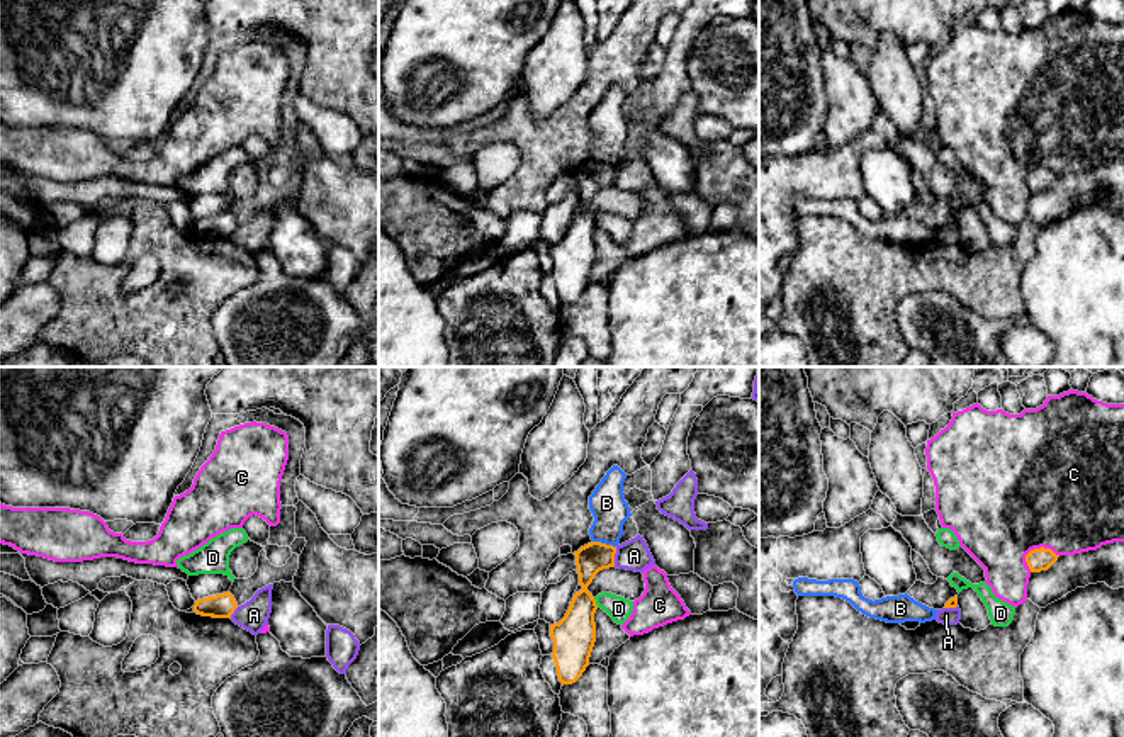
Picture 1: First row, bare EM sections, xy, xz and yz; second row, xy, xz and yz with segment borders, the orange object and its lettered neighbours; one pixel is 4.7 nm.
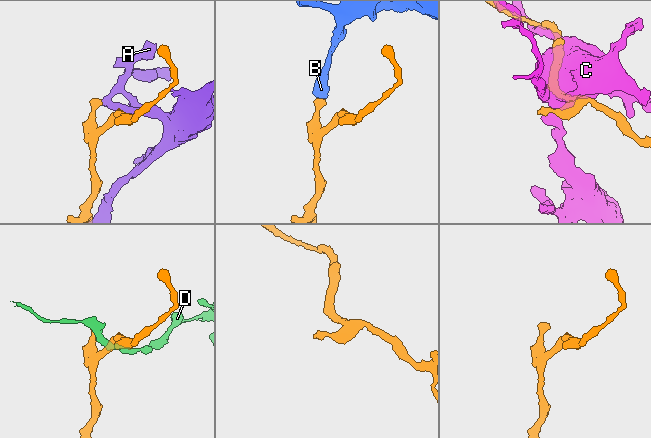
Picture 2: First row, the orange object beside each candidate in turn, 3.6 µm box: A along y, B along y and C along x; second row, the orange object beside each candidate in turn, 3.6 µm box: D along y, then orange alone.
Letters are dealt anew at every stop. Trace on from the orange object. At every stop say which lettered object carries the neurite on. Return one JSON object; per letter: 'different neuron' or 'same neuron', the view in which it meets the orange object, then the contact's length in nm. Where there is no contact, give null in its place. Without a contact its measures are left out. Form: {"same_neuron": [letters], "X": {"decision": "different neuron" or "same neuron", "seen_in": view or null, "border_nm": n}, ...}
{"same_neuron": [], "A": {"decision": "different neuron", "seen_in": "xz", "border_nm": 100}, "B": {"decision": "different neuron", "seen_in": "xz", "border_nm": 120}, "C": {"decision": "different neuron", "seen_in": "yz", "border_nm": 170}, "D": {"decision": "different neuron", "seen_in": "xz", "border_nm": 40}}

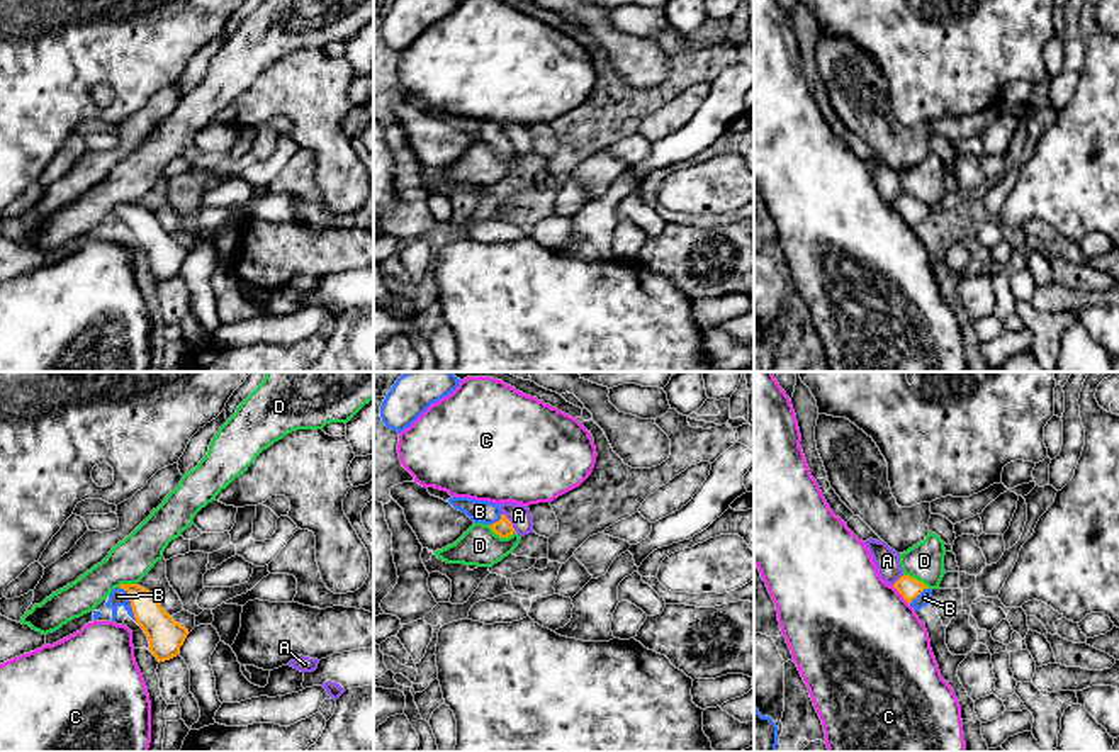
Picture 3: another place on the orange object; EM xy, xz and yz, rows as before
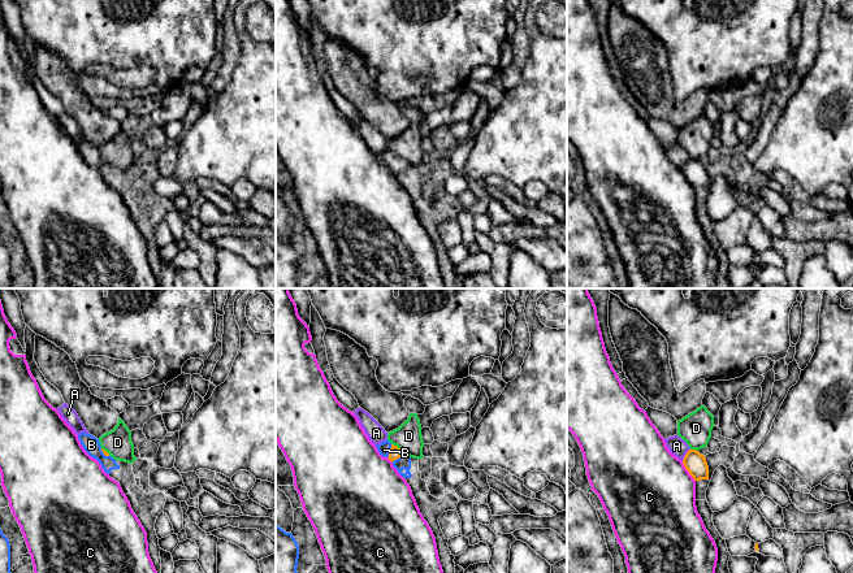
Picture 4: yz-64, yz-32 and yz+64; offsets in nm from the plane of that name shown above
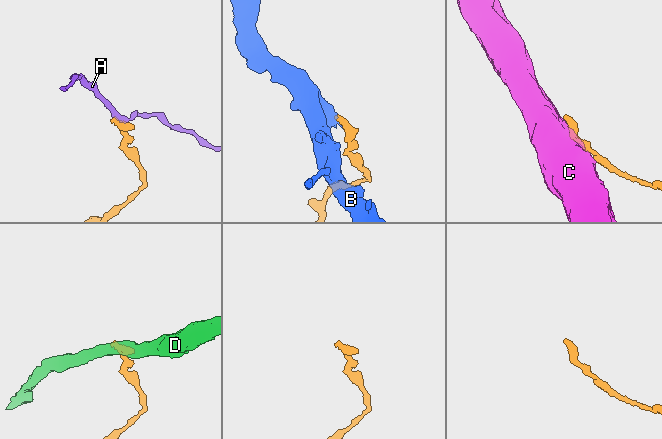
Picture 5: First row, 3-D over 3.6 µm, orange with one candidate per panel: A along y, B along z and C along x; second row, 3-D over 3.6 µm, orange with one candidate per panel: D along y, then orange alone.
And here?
{"same_neuron": ["B"], "A": {"decision": "different neuron", "seen_in": "xz", "border_nm": 120}, "B": {"decision": "same neuron", "seen_in": "xy", "border_nm": 190}, "C": {"decision": "different neuron", "seen_in": "yz", "border_nm": 130}, "D": {"decision": "different neuron", "seen_in": "xz", "border_nm": 140}}

